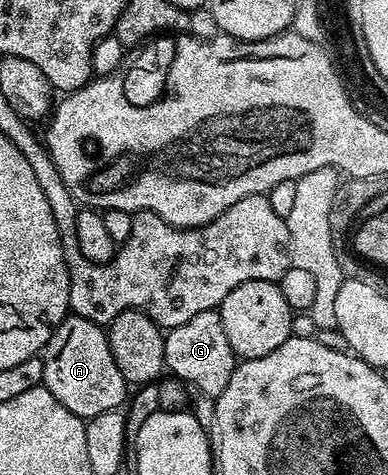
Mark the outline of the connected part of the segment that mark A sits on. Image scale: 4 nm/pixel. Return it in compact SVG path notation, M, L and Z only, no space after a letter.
M68 314L43 346L41 358L42 386L78 419L86 421L97 417L97 413L118 411L128 402L129 384L121 377L117 361L113 361L106 330L100 324L80 315Z

